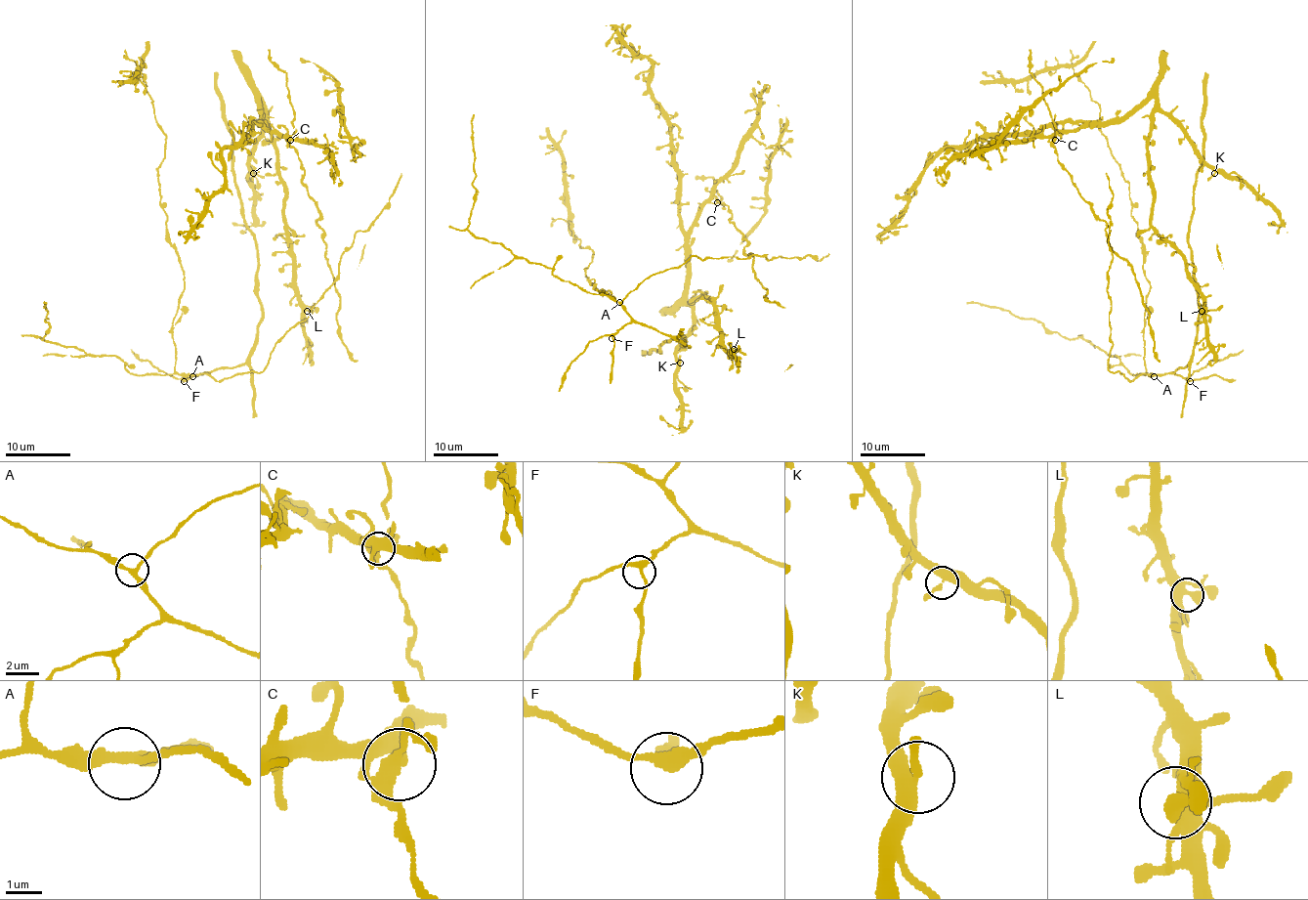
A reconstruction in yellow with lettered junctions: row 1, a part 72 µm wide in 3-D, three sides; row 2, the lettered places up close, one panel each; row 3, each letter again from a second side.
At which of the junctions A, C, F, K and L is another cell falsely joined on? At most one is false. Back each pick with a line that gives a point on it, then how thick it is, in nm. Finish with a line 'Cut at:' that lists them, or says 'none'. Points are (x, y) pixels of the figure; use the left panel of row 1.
Cut at: none

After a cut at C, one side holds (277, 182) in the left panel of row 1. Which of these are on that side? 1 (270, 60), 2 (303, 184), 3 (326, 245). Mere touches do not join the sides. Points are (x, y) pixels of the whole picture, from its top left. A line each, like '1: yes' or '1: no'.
1: no
2: no
3: no

